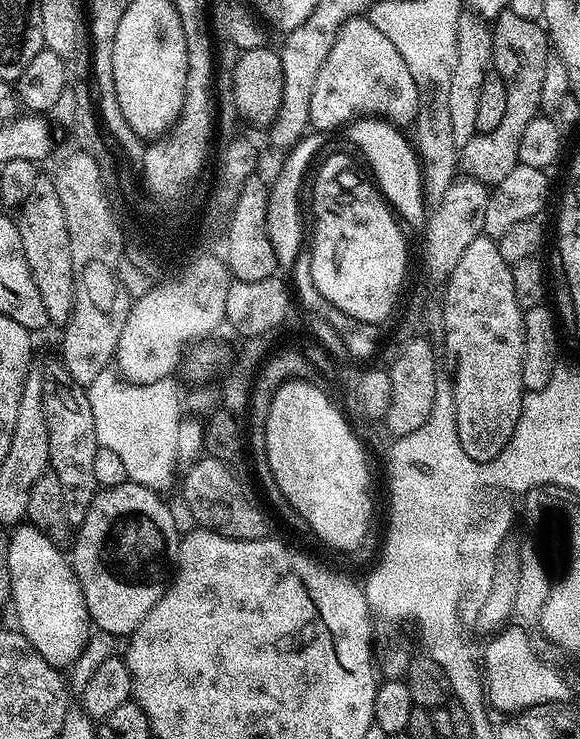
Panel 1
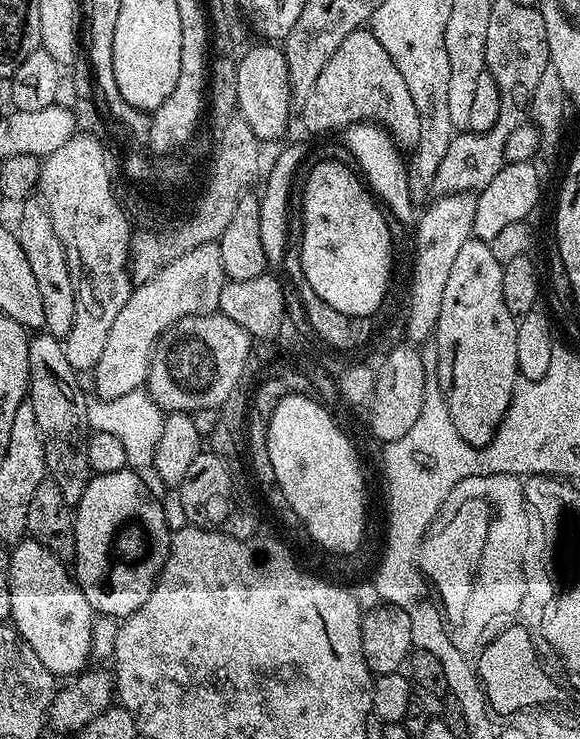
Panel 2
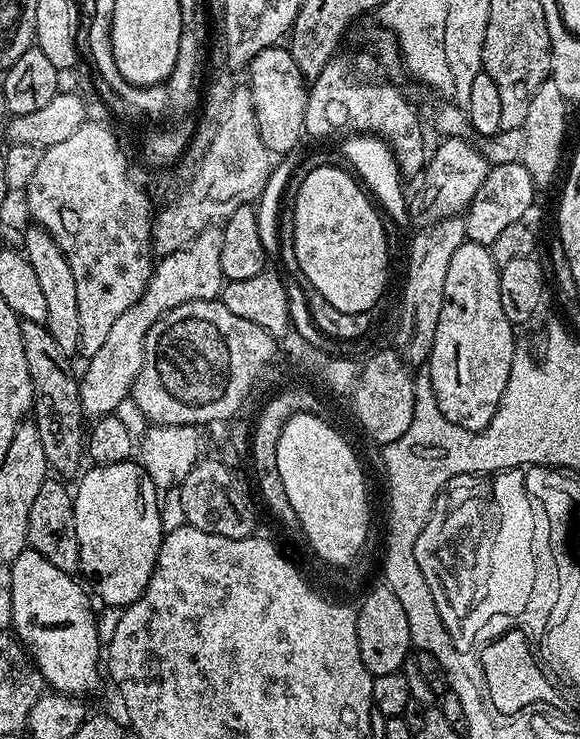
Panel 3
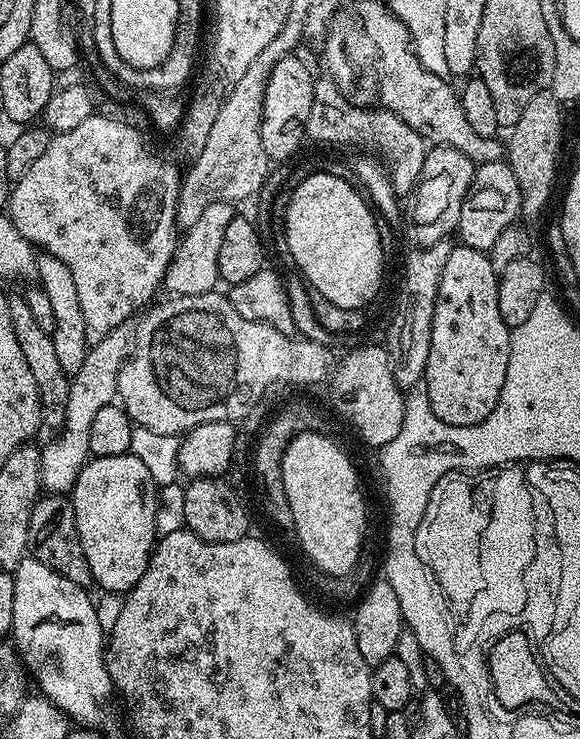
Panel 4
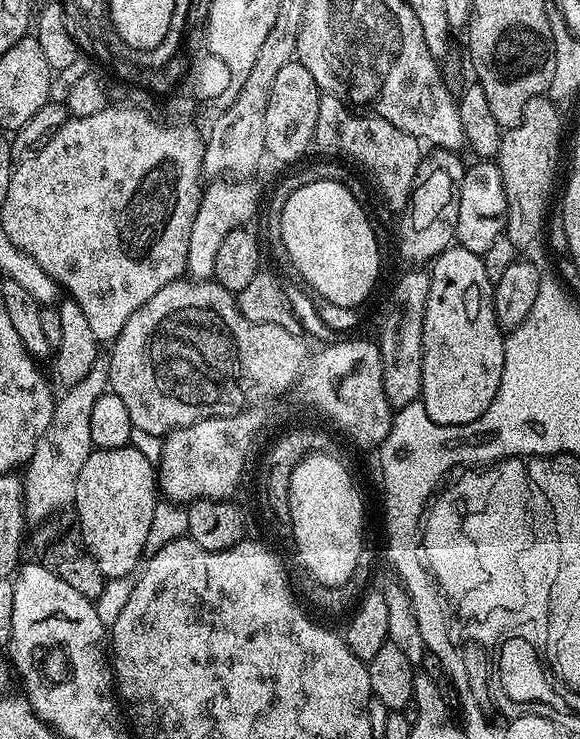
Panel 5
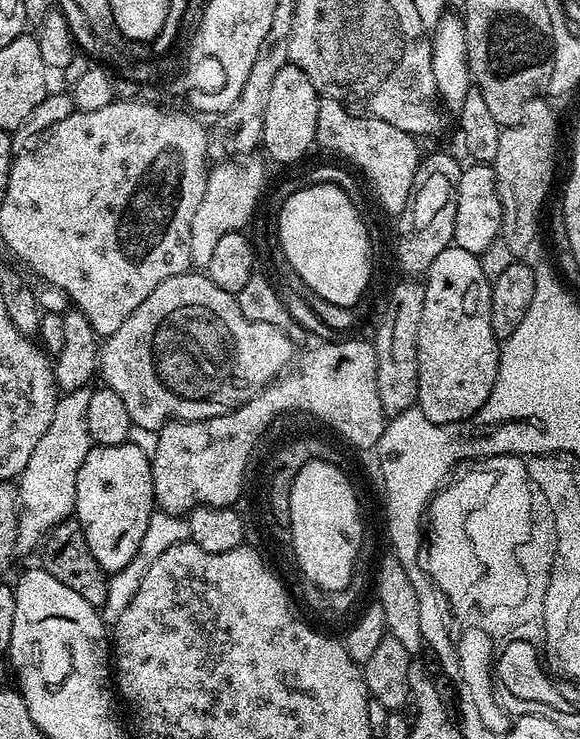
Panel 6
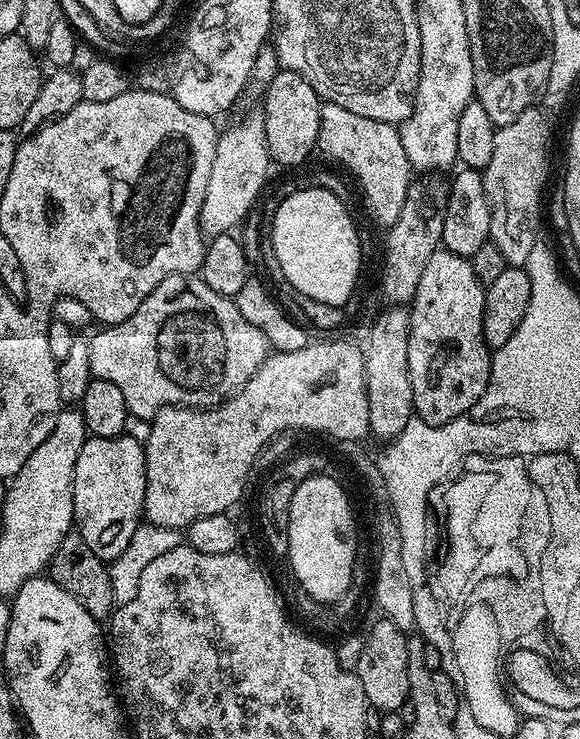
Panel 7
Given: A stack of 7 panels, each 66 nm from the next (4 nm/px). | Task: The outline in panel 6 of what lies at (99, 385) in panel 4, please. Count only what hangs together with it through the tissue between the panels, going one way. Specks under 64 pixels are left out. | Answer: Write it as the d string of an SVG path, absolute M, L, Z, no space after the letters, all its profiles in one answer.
M91 387L79 388L63 393L54 406L54 418L34 446L29 462L19 474L18 487L20 503L18 505L18 534L16 551L23 554L39 545L56 524L61 524L73 515L76 507L76 487L78 470L86 462L86 454L93 448L90 430L86 430L86 410L90 407Z

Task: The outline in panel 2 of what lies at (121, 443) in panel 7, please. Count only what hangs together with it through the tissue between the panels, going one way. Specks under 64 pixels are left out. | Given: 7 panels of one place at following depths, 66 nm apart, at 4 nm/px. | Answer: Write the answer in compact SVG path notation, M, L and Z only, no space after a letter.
M136 470L95 474L80 501L74 505L76 559L74 579L86 594L93 613L123 618L134 614L150 598L160 571L170 554L173 529L164 517L164 506L152 497Z

